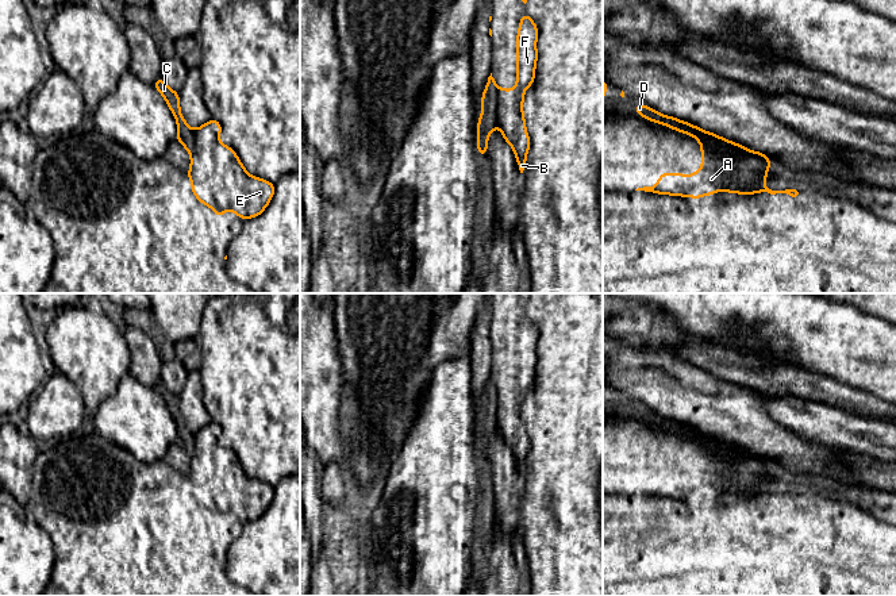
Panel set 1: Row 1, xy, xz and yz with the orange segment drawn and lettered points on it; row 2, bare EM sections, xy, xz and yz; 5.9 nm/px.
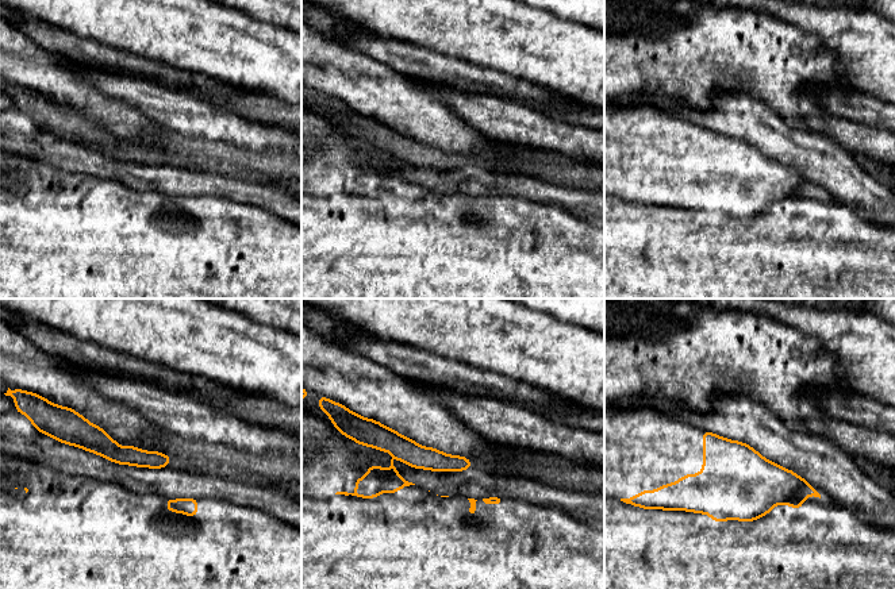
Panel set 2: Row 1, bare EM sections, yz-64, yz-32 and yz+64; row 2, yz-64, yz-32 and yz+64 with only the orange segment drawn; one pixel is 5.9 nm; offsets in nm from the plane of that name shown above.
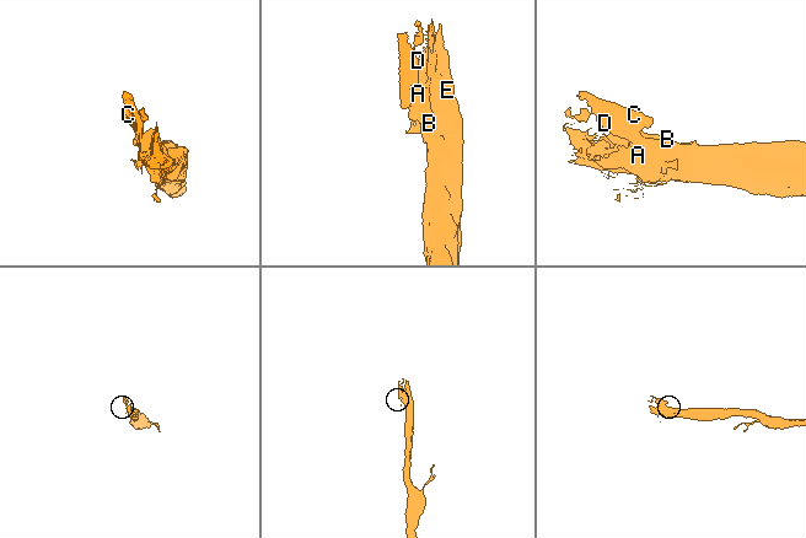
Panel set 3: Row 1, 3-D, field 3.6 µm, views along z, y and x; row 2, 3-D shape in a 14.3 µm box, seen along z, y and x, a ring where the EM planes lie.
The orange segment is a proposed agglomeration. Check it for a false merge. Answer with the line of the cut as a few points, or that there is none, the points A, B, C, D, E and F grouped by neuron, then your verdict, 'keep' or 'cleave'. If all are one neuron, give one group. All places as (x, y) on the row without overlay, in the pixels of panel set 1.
cut in xz along (496, 391), (498, 427); A B E F / C D; cleave

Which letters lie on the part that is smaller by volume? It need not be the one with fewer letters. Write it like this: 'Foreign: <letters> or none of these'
Foreign: C, D

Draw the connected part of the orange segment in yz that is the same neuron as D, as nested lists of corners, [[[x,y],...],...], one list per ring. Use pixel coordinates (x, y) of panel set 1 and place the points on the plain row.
[[[642,405],[637,407],[635,414],[638,415],[639,419],[642,419],[642,420],[645,420],[645,422],[647,422],[647,423],[651,423],[651,424],[659,426],[659,427],[665,427],[665,428],[668,428],[668,430],[676,432],[676,434],[680,434],[680,435],[681,435],[681,430],[682,430],[684,427],[692,428],[692,430],[693,430],[693,431],[692,431],[692,435],[688,437],[688,438],[691,438],[691,439],[693,439],[693,441],[696,441],[695,437],[701,432],[701,431],[699,431],[699,430],[696,430],[696,428],[693,428],[693,427],[689,427],[689,426],[687,426],[687,424],[682,424],[682,423],[680,423],[680,422],[672,420],[672,419],[665,419],[665,418],[662,418],[662,416],[654,414],[653,411],[646,409],[646,408],[642,407]]]

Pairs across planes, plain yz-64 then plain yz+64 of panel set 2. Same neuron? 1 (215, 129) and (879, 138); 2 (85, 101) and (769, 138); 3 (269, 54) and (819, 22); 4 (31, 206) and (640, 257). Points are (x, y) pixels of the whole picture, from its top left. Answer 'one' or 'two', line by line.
1: one
2: one
3: one
4: one

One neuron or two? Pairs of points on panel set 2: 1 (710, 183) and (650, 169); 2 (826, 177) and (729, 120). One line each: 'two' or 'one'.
1: one
2: one

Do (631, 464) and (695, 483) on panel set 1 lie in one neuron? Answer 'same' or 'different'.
same

